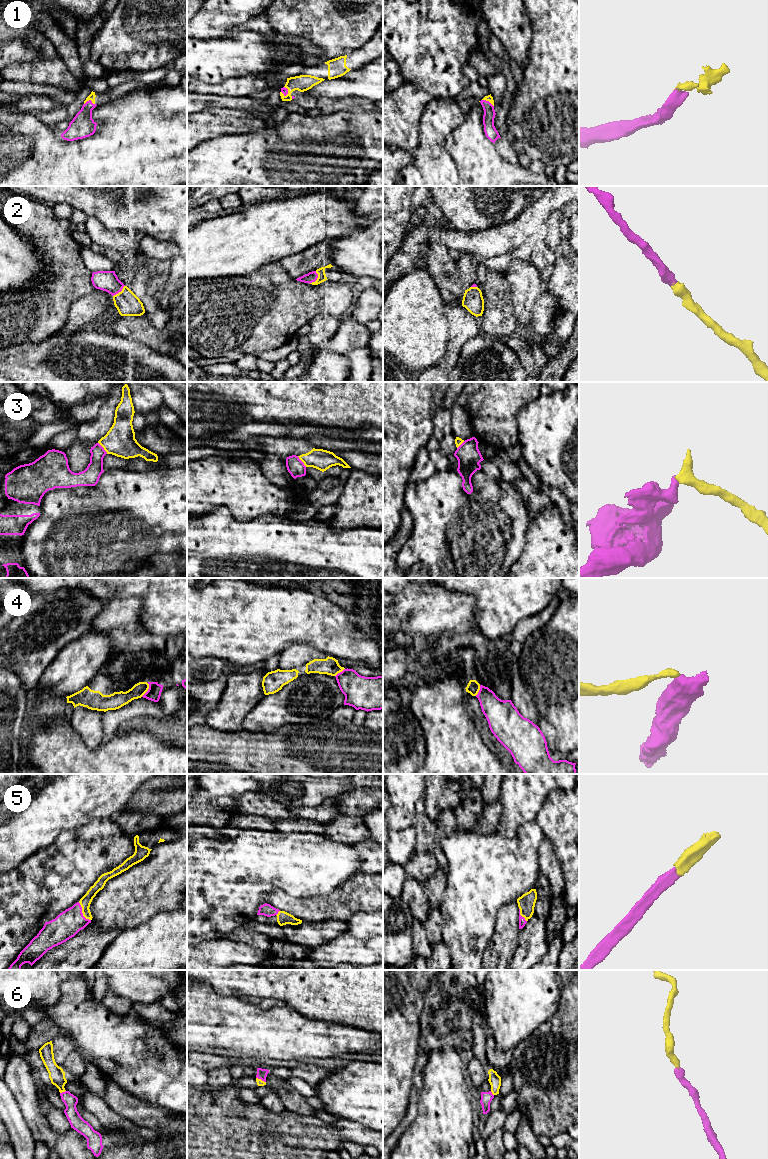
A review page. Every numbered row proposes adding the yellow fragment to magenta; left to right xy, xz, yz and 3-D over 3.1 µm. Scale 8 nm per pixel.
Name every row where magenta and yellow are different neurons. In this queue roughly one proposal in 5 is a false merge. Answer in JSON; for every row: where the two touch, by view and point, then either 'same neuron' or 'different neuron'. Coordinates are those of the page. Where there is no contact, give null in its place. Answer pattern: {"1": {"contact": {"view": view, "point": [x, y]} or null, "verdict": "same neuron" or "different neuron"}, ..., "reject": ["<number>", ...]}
{"1": {"contact": {"view": "xy", "point": [89, 100]}, "verdict": "same neuron"}, "2": {"contact": {"view": "xz", "point": [316, 279]}, "verdict": "same neuron"}, "3": {"contact": {"view": "xy", "point": [103, 448]}, "verdict": "different neuron"}, "4": {"contact": {"view": "xy", "point": [148, 690]}, "verdict": "different neuron"}, "5": {"contact": {"view": "xy", "point": [81, 912]}, "verdict": "same neuron"}, "6": {"contact": {"view": "xy", "point": [62, 1092]}, "verdict": "same neuron"}, "reject": ["3", "4"]}

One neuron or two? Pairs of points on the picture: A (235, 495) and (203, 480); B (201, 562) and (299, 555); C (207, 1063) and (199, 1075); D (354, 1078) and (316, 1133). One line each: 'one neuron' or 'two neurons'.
A: one neuron
B: one neuron
C: two neurons
D: two neurons

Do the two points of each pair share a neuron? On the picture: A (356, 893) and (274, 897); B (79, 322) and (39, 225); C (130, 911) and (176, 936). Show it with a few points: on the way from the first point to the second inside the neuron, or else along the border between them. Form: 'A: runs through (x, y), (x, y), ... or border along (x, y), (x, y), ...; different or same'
A: runs through (336, 906), (294, 905); same
B: border along (92, 291), (77, 298), (71, 304), (64, 325); different
C: border along (169, 910), (155, 913), (147, 921), (126, 930); different

